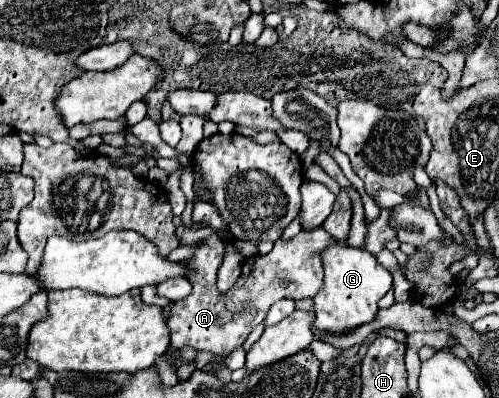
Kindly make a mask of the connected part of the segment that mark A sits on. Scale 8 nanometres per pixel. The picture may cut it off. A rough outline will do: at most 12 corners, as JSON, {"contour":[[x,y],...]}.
{"contour":[[321,227],[216,278],[224,244],[187,261],[191,295],[170,304],[171,347],[229,355],[277,299],[323,289]]}

